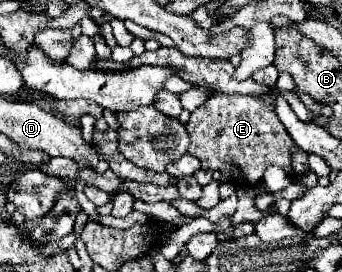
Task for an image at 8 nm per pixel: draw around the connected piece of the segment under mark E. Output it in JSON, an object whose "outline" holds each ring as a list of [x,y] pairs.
{"outline":[[[214,93],[202,107],[192,111],[186,129],[190,133],[188,155],[198,157],[204,169],[234,175],[230,179],[240,185],[256,185],[270,165],[282,167],[292,181],[300,181],[308,173],[308,155],[294,147],[278,115],[274,115],[274,99]]]}

